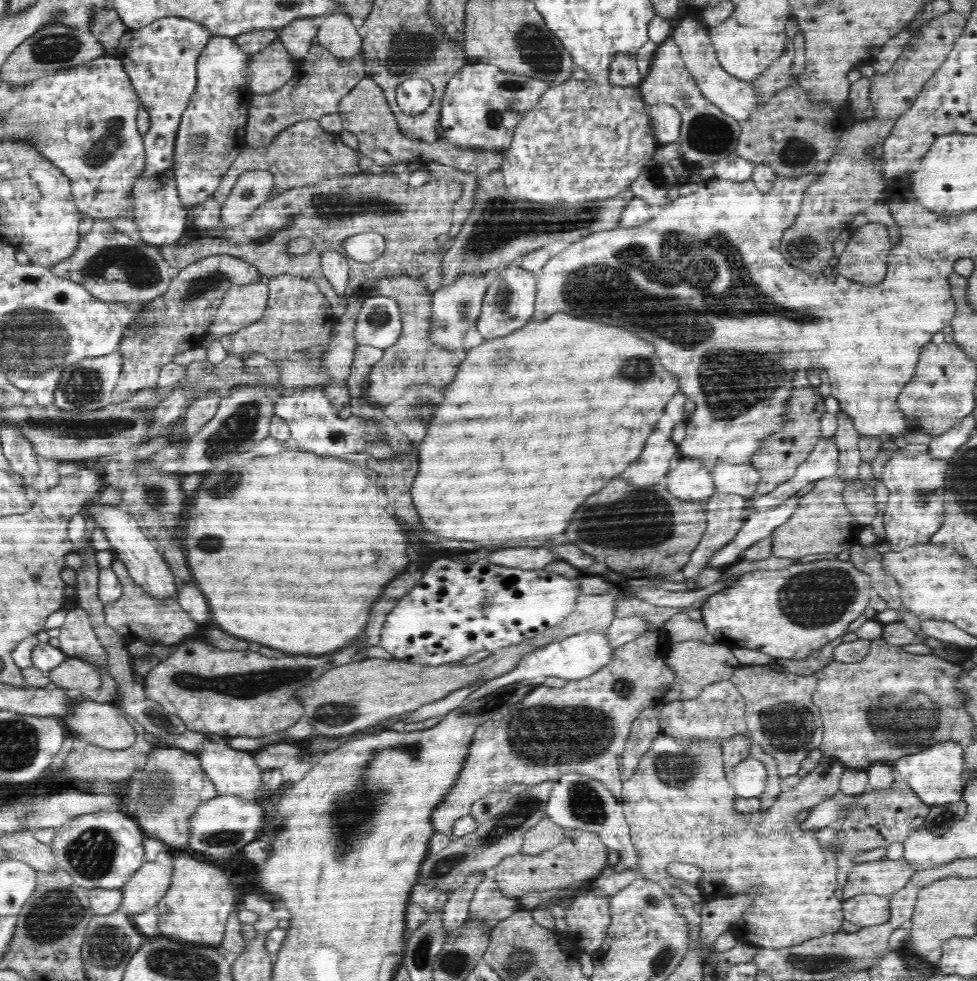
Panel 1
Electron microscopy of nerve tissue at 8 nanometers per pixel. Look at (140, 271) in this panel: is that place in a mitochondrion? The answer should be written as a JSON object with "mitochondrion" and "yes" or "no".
{"mitochondrion":"yes"}

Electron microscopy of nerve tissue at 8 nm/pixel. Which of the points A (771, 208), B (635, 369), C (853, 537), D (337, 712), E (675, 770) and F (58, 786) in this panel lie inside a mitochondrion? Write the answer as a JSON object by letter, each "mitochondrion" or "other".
{"A":"other","B":"mitochondrion","C":"other","D":"mitochondrion","E":"mitochondrion","F":"other"}

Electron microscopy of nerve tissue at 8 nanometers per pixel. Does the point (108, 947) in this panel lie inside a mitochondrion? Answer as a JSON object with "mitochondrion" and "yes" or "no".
{"mitochondrion":"yes"}

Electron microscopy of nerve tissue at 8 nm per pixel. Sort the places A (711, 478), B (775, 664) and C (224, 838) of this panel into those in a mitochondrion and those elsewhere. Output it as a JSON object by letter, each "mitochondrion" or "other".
{"A":"other","B":"other","C":"mitochondrion"}

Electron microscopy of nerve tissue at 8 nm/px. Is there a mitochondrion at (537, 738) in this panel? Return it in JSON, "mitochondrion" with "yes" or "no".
{"mitochondrion":"yes"}

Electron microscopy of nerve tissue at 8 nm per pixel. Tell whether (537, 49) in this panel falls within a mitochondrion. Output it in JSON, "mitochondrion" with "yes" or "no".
{"mitochondrion":"yes"}

